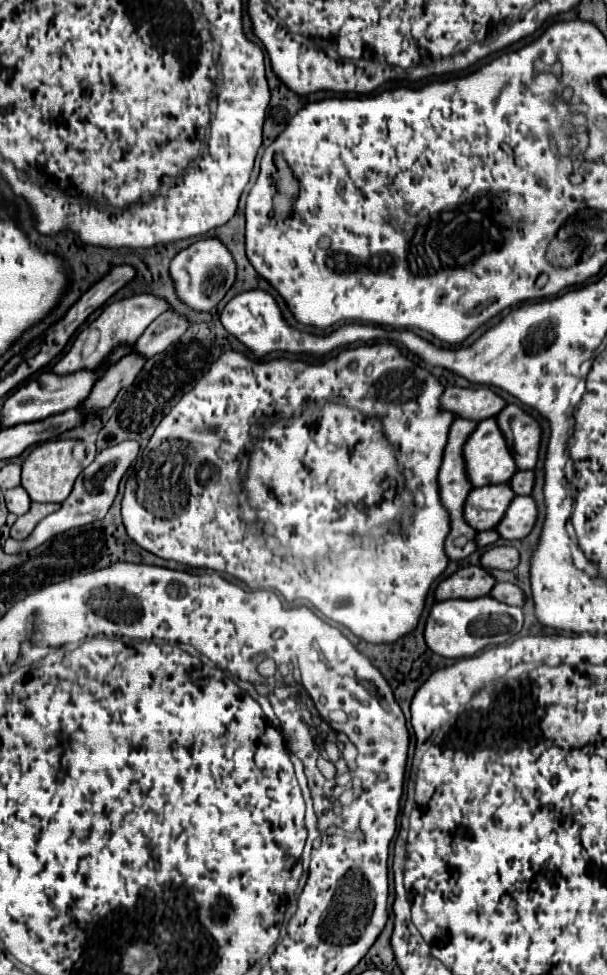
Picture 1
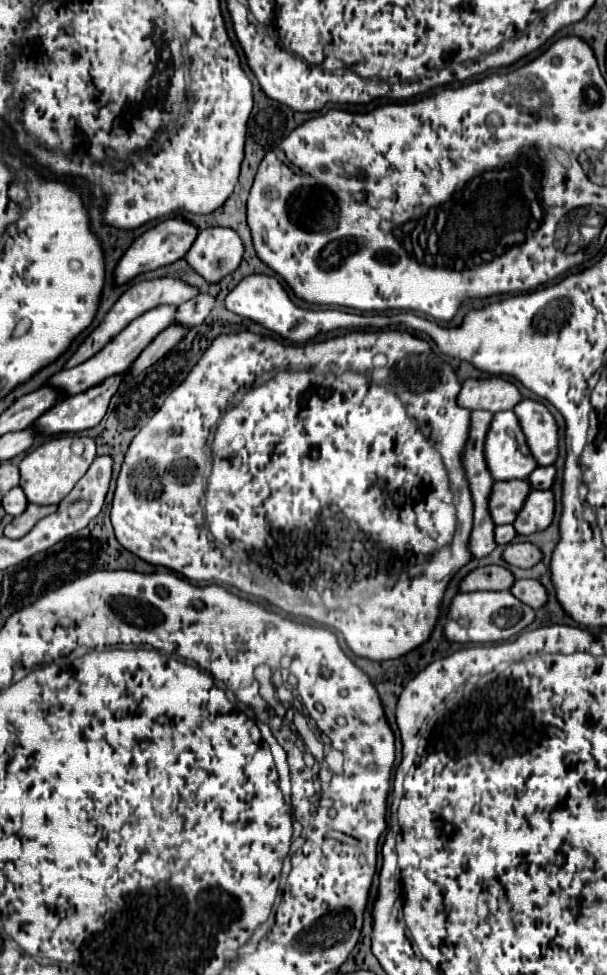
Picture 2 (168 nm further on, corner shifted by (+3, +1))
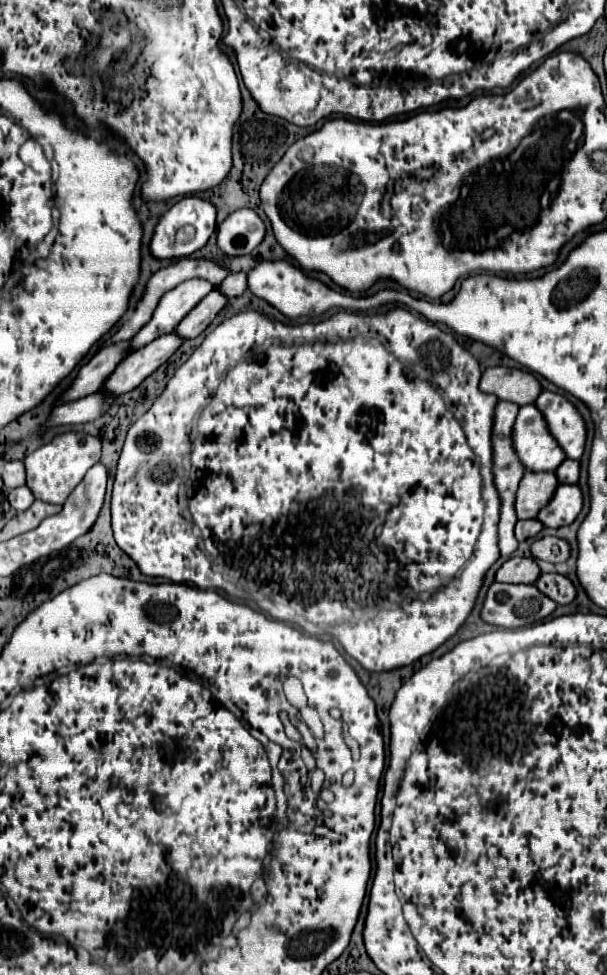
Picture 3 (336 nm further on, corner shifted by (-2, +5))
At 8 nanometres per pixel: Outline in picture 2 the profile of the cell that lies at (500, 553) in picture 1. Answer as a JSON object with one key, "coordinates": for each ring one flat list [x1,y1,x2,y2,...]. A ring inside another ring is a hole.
{"coordinates":[[510,543,506,545,502,559,512,567,528,569,528,567,534,567,542,559,542,553,532,543]]}

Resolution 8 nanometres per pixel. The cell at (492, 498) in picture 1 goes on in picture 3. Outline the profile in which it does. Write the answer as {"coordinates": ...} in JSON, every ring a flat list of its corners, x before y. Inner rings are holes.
{"coordinates":[[527,471,525,477,521,479,519,491,517,491,517,501,515,501,517,517,535,519,537,513,549,503,549,499,553,499,557,487,559,487,559,483,557,483,555,473]]}

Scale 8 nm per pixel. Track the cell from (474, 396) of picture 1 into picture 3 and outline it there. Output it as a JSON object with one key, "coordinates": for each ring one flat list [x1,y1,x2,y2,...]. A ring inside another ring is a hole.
{"coordinates":[[489,367,481,377,481,391,493,393,503,401,517,405,535,403,541,393,541,383,533,373,513,367]]}

